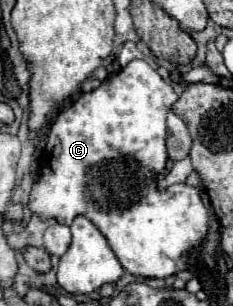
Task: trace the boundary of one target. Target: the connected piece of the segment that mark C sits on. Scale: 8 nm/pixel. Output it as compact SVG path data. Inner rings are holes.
M133 60L133 62L129 62L129 66L125 66L121 72L105 78L97 90L93 90L89 94L81 94L69 108L61 110L61 114L57 116L57 120L49 128L47 146L45 146L45 152L41 156L41 176L35 182L33 192L31 192L31 198L29 198L31 212L37 214L41 220L55 218L57 222L67 224L67 226L73 222L73 218L77 214L85 214L103 232L103 236L107 238L111 250L119 258L121 266L129 274L133 274L133 276L141 276L141 278L169 278L169 276L185 270L189 248L193 244L199 244L203 240L203 236L207 234L207 210L205 210L205 206L201 202L199 192L195 188L191 188L191 186L171 186L165 192L157 190L157 174L163 170L163 164L167 162L167 110L177 100L179 100L179 96L175 94L175 90L171 88L171 84L167 84L145 60Z

